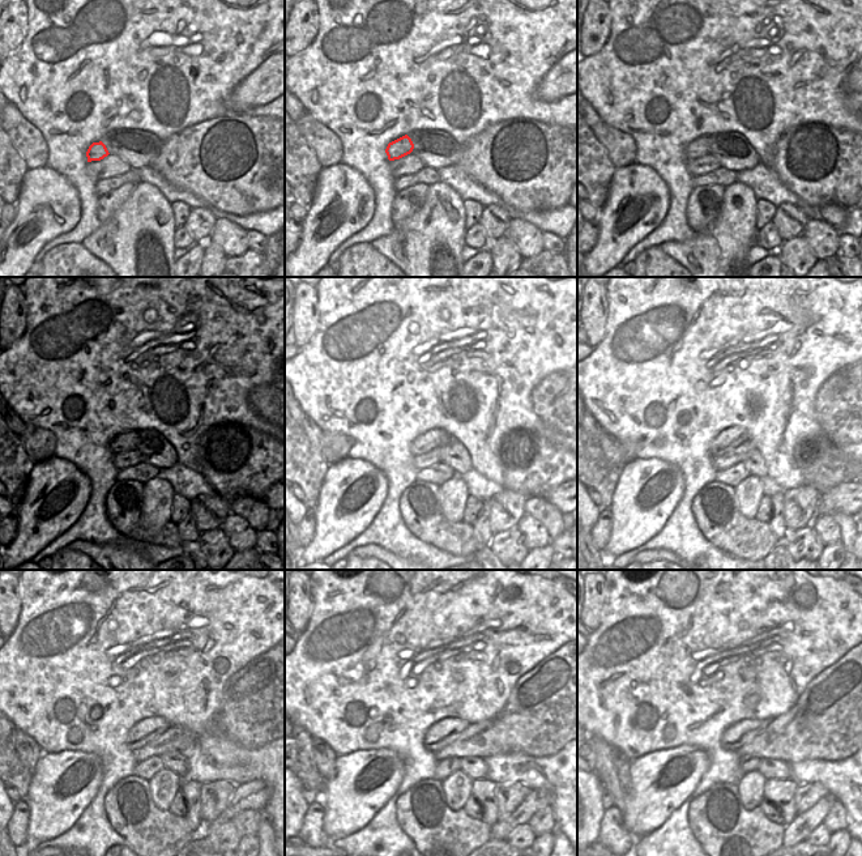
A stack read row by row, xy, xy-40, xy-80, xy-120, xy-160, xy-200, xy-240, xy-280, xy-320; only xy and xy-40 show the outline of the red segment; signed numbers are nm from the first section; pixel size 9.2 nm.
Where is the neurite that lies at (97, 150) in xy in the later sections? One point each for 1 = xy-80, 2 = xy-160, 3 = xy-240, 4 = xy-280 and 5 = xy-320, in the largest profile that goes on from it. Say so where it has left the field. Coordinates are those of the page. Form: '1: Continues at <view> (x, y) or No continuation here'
1: Continues at xy-80 (699, 148)
2: Continues at xy-160 (436, 437)
3: Continues at xy-240 (146, 729)
4: Continues at xy-280 (446, 731)
5: Continues at xy-320 (741, 733)

